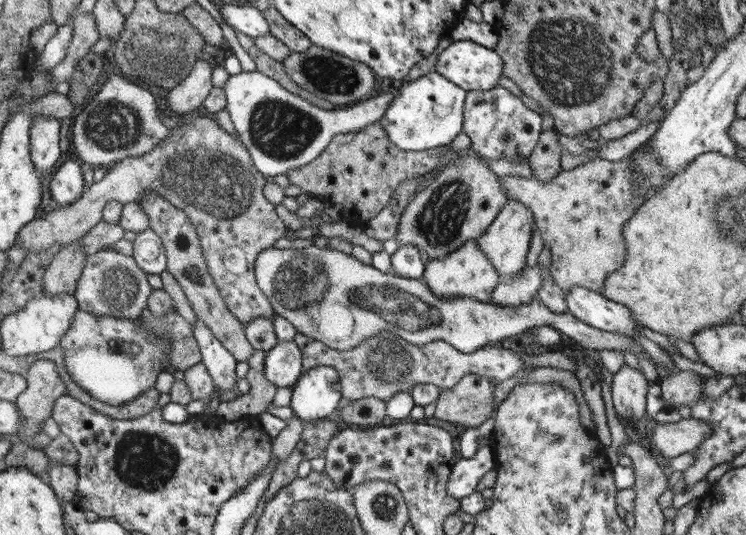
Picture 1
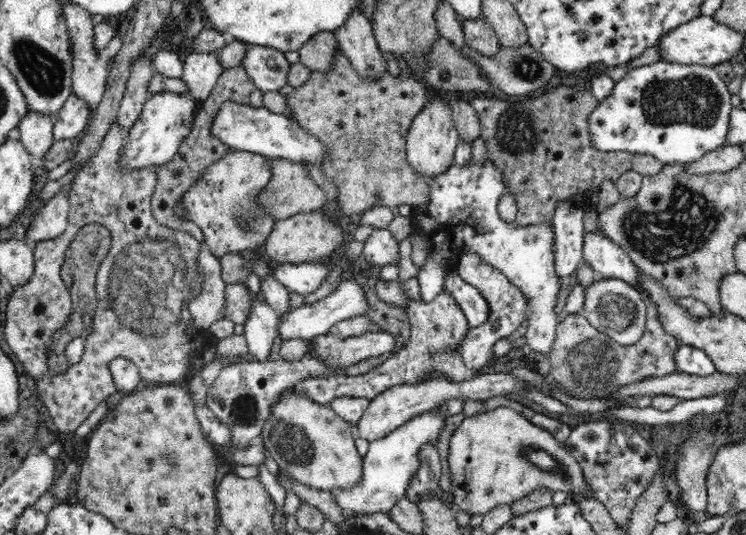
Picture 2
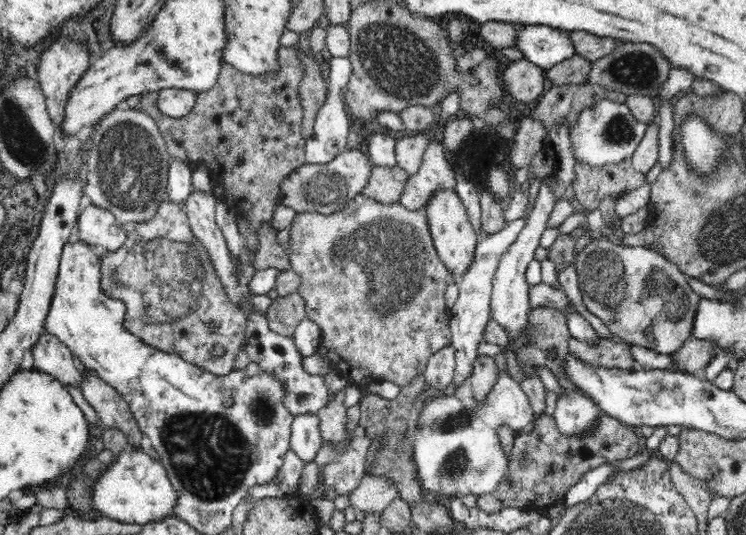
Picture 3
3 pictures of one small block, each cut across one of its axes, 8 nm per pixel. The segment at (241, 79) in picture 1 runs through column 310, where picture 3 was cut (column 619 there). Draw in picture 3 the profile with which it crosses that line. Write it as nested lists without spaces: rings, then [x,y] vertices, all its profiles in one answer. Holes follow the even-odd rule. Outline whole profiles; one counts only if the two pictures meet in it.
[[[602,100],[590,108],[584,108],[578,114],[578,120],[570,130],[570,142],[574,146],[576,162],[580,162],[584,166],[596,164],[600,168],[620,164],[628,158],[632,158],[634,150],[638,148],[640,140],[644,138],[646,128],[648,128],[648,124],[638,122],[626,102],[620,104],[620,102],[612,102],[612,100]]]

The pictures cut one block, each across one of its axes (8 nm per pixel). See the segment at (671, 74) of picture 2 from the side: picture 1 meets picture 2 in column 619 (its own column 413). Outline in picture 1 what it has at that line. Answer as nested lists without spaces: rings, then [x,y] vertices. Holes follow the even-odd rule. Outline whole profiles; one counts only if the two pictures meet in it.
[[[433,70],[413,82],[403,82],[399,96],[391,102],[385,116],[379,120],[387,130],[389,140],[405,152],[429,150],[435,146],[449,146],[449,142],[461,132],[465,108],[465,92],[455,82],[449,82],[445,76],[435,74]]]

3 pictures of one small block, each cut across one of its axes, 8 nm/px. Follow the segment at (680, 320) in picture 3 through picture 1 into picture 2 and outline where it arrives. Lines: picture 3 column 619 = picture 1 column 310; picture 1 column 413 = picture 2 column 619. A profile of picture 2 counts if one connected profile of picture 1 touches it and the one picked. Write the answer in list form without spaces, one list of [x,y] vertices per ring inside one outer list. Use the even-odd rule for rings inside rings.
[[[594,280],[594,284],[590,288],[584,290],[584,306],[580,310],[580,314],[600,332],[606,334],[610,340],[622,344],[622,346],[630,346],[636,344],[646,328],[648,322],[648,302],[642,298],[642,294],[632,288],[632,284],[624,282],[624,280]]]

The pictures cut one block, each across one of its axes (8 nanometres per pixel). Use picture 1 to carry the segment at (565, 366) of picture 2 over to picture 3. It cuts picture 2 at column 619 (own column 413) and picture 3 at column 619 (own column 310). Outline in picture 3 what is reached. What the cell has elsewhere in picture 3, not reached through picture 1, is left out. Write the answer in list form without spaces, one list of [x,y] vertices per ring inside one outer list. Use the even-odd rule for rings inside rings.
[[[578,338],[570,340],[570,354],[594,368],[606,368],[606,370],[626,370],[626,368],[634,368],[634,358],[628,350],[628,342],[622,340],[610,340],[610,338],[602,338],[598,344],[588,344],[582,342]]]

